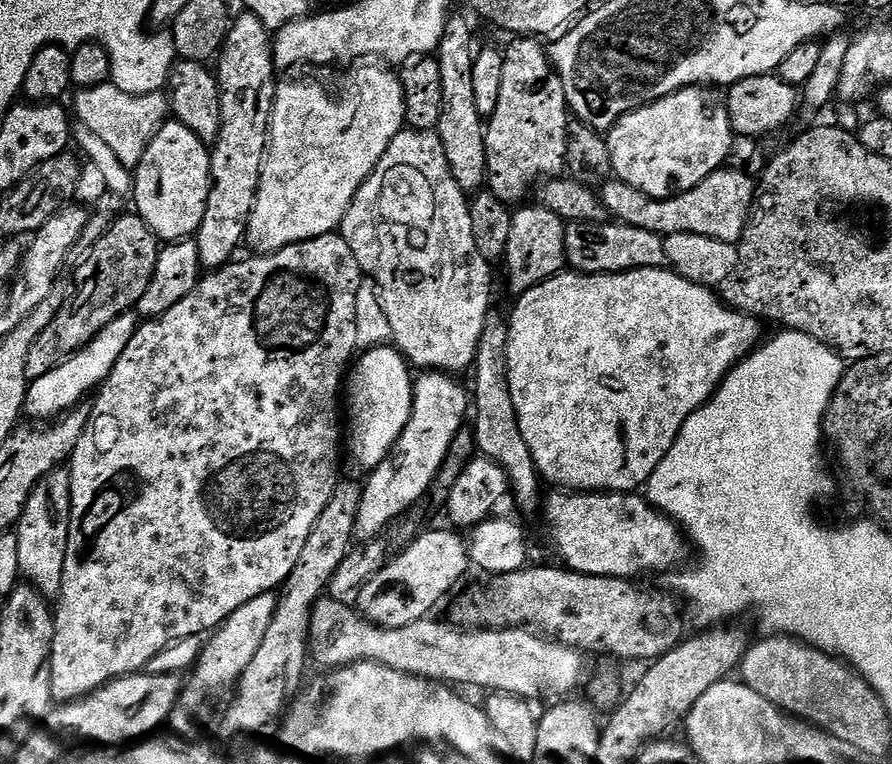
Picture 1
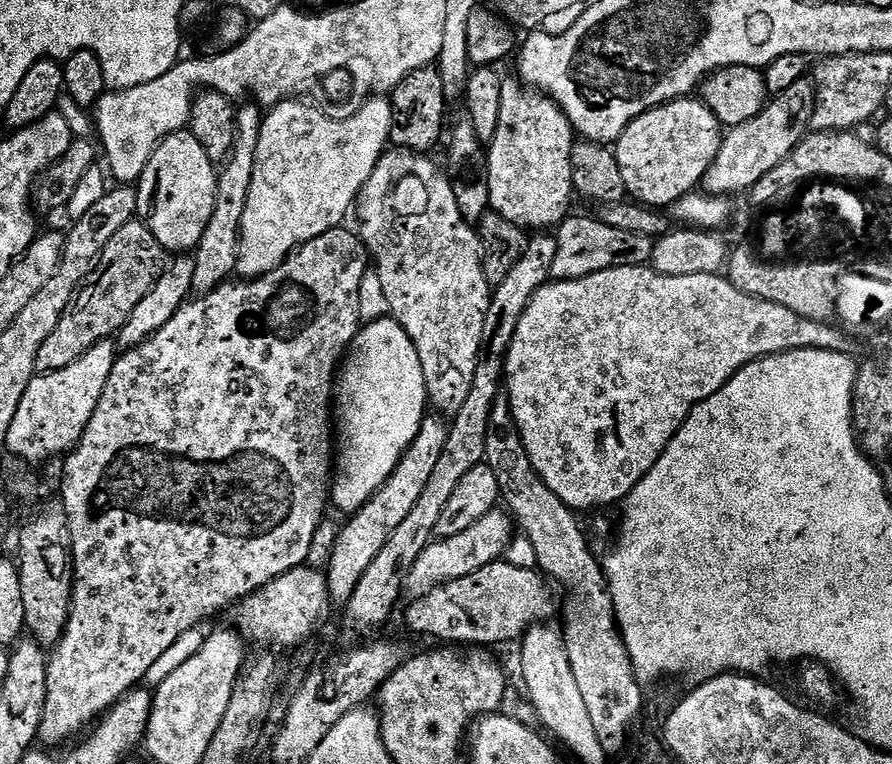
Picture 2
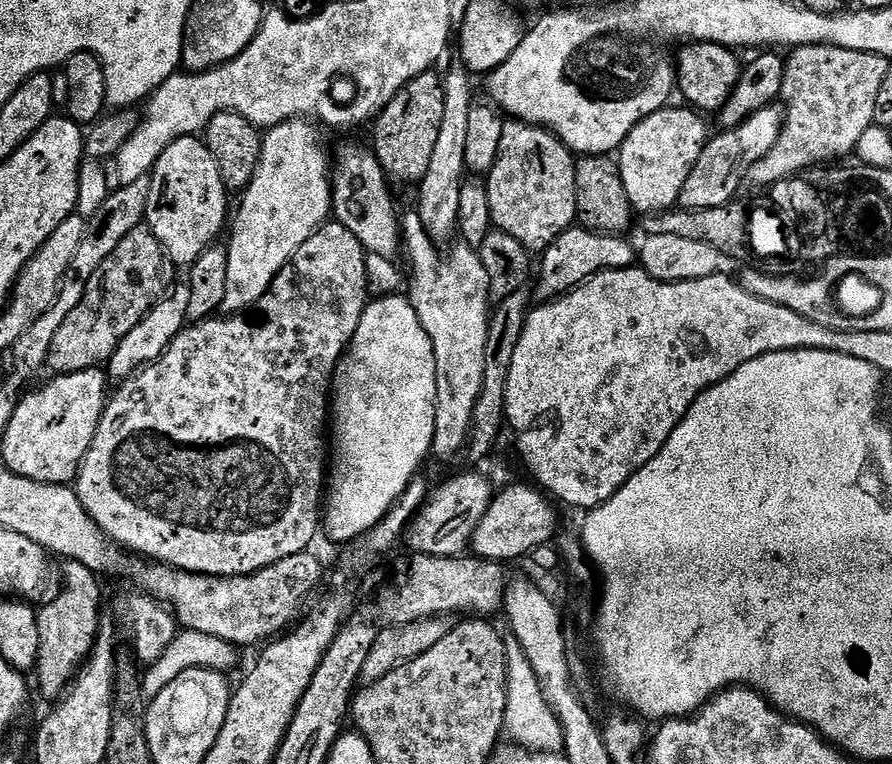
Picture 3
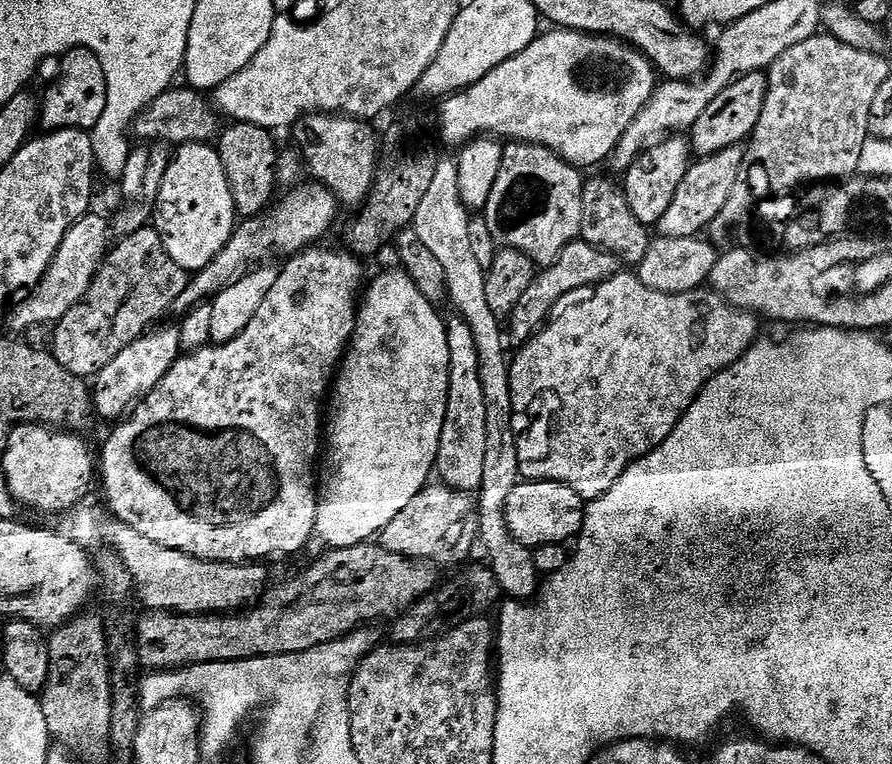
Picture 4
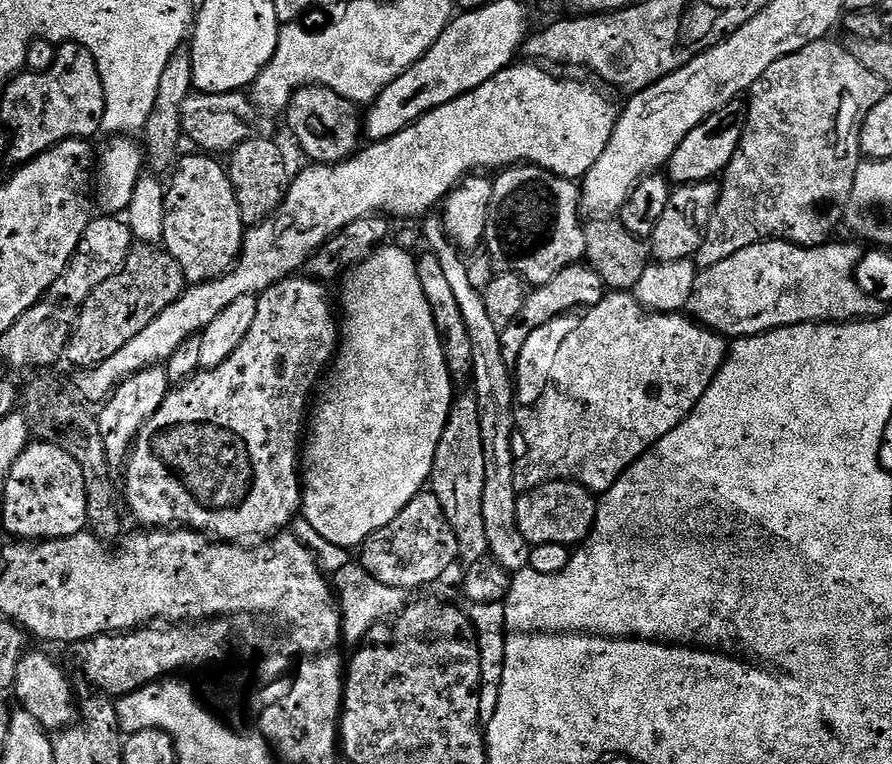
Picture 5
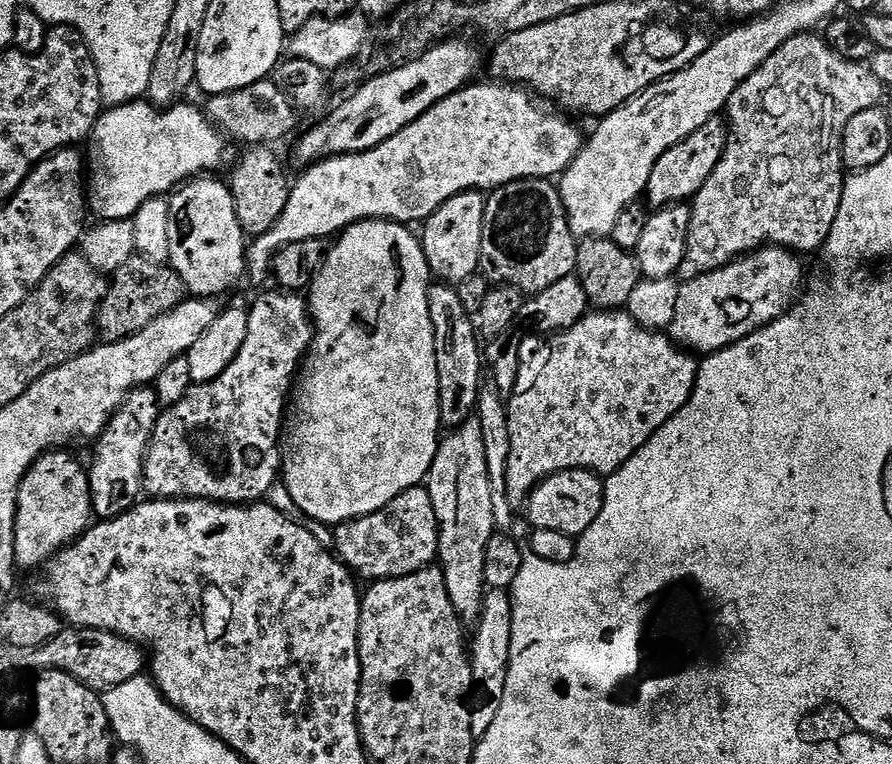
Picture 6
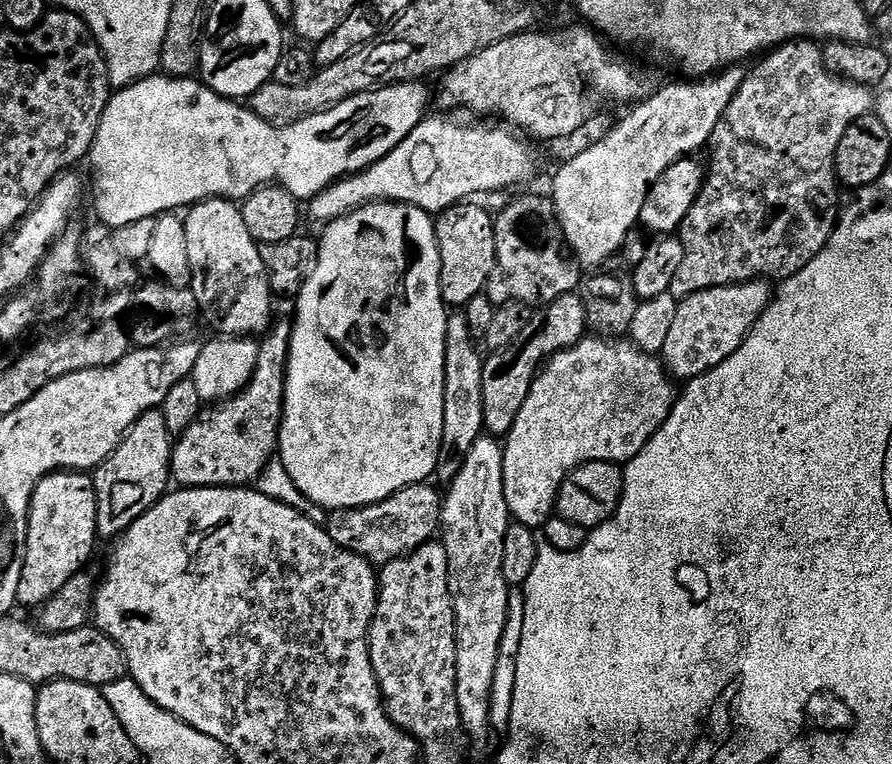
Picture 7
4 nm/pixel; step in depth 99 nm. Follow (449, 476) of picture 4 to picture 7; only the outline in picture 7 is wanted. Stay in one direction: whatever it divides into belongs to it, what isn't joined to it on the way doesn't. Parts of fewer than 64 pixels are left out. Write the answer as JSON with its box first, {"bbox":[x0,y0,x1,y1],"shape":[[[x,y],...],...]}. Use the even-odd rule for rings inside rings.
{"bbox":[442,438,510,744],"shape":[[[482,438],[464,455],[462,470],[442,496],[442,543],[450,562],[450,598],[456,619],[458,710],[465,737],[484,744],[492,732],[491,687],[507,620],[510,585],[502,574],[502,542],[510,523],[504,493],[504,449],[495,439]]]}

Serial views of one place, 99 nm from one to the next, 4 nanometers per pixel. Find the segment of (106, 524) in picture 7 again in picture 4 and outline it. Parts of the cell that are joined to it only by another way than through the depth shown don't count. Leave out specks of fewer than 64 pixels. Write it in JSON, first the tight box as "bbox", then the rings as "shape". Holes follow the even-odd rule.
{"bbox":[91,326,180,422],"shape":[[[176,326],[164,327],[157,327],[139,336],[134,343],[126,346],[126,350],[122,350],[122,354],[118,354],[118,358],[114,358],[114,362],[110,362],[110,366],[103,368],[94,377],[91,385],[92,406],[99,419],[112,420],[111,422],[123,420],[150,394],[150,390],[154,390],[154,386],[158,386],[158,382],[162,382],[173,362],[180,359],[180,329]]]}

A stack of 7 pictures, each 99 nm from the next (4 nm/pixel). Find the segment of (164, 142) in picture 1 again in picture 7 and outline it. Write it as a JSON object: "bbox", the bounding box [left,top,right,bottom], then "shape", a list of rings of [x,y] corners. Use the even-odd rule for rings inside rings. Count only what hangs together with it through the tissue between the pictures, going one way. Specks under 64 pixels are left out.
{"bbox":[183,198,274,338],"shape":[[[219,198],[202,200],[199,204],[194,204],[187,209],[183,222],[186,230],[186,251],[190,253],[190,270],[192,271],[190,287],[203,319],[205,316],[220,331],[217,333],[221,337],[256,338],[267,333],[274,323],[272,287],[268,284],[268,271],[262,262],[260,245],[256,243],[250,230],[246,230],[246,222],[242,218],[240,208],[230,200]]]}

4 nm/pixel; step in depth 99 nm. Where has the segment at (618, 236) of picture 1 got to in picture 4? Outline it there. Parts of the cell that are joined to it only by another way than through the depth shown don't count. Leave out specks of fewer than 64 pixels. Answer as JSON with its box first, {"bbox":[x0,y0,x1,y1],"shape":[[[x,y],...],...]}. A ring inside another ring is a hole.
{"bbox":[506,238,621,350],"shape":[[[579,238],[573,240],[566,246],[566,250],[562,250],[562,254],[555,262],[537,271],[534,282],[530,282],[530,287],[526,289],[526,294],[522,294],[518,306],[514,306],[511,316],[506,320],[507,343],[511,347],[513,344],[513,349],[516,350],[523,348],[548,323],[550,317],[565,303],[563,300],[571,292],[576,292],[579,288],[591,289],[595,285],[603,284],[621,271],[621,268],[617,256],[603,252],[601,248],[590,246],[585,240]]]}

